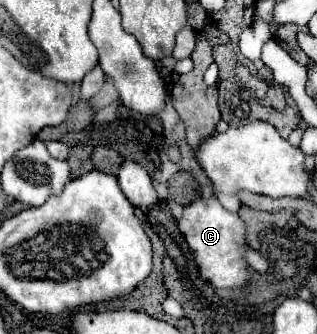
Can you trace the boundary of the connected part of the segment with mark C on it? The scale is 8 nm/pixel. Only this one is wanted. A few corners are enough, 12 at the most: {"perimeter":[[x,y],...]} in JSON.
{"perimeter":[[198,199],[178,221],[200,275],[242,287],[244,223],[218,199]]}

